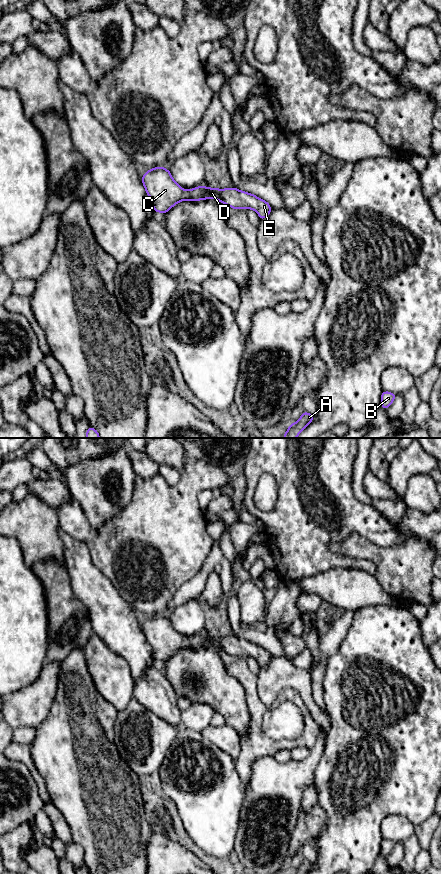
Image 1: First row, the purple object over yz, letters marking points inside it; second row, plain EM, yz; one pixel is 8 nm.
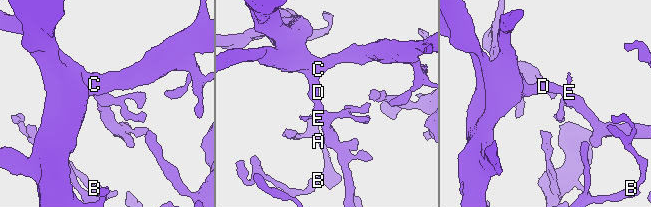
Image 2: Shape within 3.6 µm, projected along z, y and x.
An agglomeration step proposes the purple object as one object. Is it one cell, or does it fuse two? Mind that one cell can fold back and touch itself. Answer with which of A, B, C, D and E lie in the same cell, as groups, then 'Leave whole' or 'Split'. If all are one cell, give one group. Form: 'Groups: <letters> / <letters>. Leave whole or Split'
Groups: A B C D E. Leave whole

